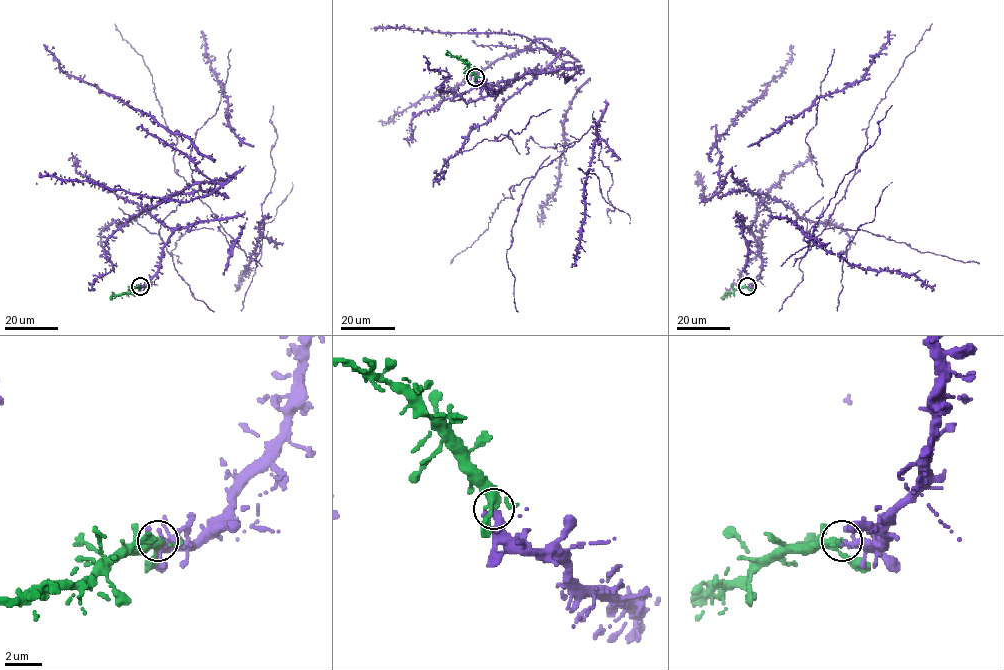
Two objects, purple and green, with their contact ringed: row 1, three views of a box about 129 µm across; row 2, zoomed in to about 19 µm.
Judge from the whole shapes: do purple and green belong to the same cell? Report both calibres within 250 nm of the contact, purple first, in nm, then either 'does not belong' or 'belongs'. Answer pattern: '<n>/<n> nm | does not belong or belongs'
400/280 nm | belongs

